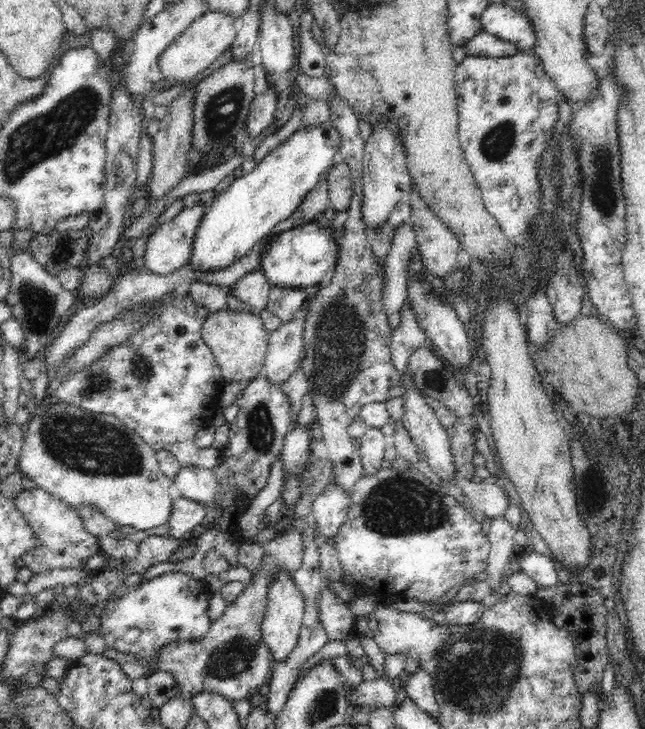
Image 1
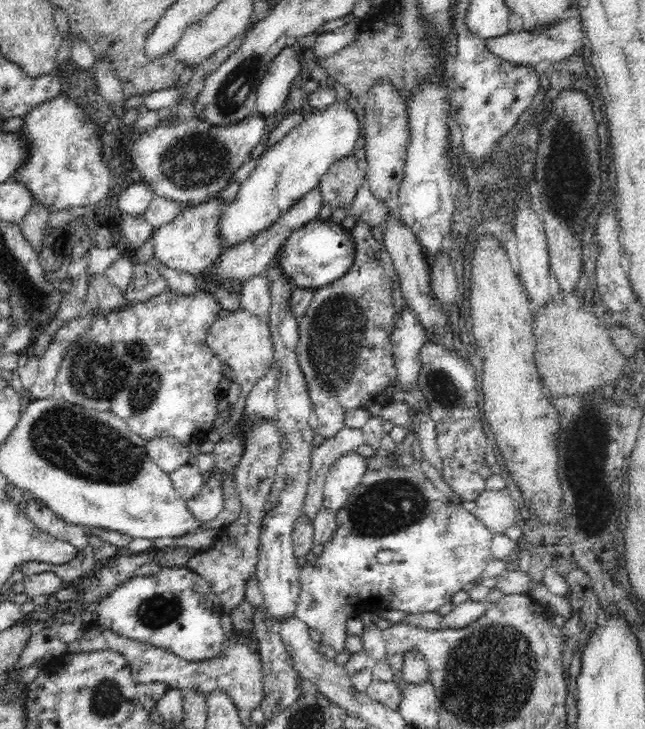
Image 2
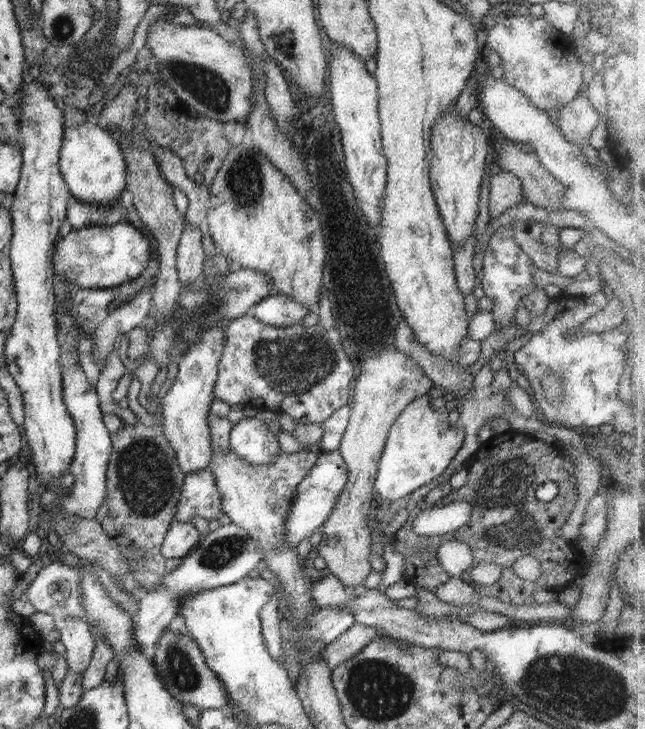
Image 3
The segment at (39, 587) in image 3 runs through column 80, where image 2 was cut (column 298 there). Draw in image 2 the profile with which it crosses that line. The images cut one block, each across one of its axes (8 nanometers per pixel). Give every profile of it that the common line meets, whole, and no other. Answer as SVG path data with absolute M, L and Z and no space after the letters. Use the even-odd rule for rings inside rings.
M386 465L377 470L368 469L346 504L338 510L336 530L328 544L324 544L322 554L319 557L310 556L300 565L300 596L295 616L320 633L321 643L340 654L346 649L346 626L352 616L389 609L409 614L434 612L450 602L458 590L477 582L493 558L492 537L493 533L473 512L464 509L462 502L454 502L440 492L417 465ZM383 548L393 554L388 564L376 559L378 550Z

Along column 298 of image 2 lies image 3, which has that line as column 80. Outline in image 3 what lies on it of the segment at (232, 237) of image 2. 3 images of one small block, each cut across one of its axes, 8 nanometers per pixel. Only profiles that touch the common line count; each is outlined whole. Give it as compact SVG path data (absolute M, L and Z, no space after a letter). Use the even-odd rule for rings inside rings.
M89 119L78 126L64 127L59 168L72 199L92 206L114 206L126 190L126 158L112 135Z

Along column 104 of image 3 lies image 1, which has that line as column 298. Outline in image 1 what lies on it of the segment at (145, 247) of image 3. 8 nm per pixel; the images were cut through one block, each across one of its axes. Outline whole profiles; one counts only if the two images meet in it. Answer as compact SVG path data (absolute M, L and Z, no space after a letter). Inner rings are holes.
M318 220L286 232L280 232L264 246L260 269L264 271L271 286L304 289L318 285L328 269L338 260L339 247L332 226Z

